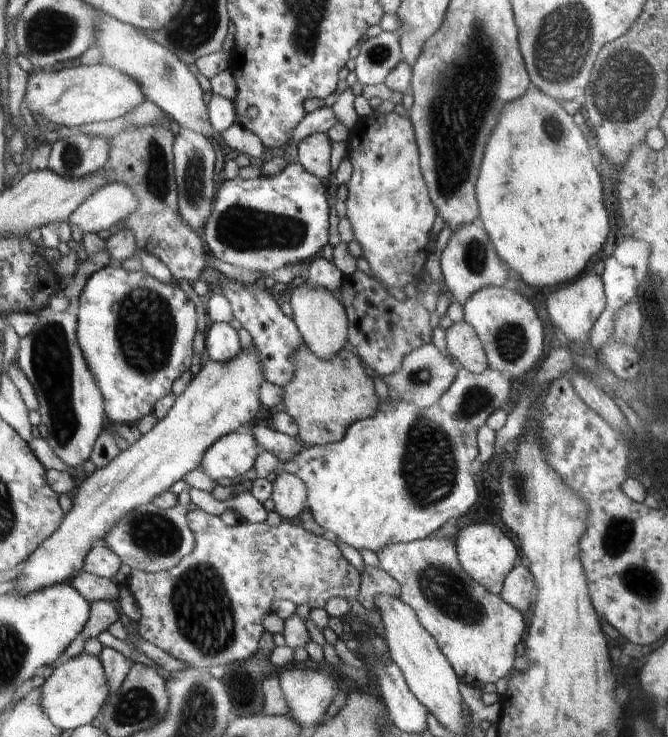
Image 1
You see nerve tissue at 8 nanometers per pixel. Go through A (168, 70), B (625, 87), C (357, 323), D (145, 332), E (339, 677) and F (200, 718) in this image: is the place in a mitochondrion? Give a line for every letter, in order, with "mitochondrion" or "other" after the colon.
A: mitochondrion
B: mitochondrion
C: other
D: mitochondrion
E: other
F: mitochondrion

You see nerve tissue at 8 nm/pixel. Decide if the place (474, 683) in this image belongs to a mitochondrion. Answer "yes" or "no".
no

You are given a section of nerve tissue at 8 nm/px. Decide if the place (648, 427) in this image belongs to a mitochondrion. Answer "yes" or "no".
no

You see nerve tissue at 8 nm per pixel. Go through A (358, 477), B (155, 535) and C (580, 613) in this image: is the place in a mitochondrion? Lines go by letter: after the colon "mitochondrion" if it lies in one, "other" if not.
A: other
B: mitochondrion
C: other

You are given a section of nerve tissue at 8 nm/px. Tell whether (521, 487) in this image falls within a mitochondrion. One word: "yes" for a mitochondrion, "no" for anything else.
yes

